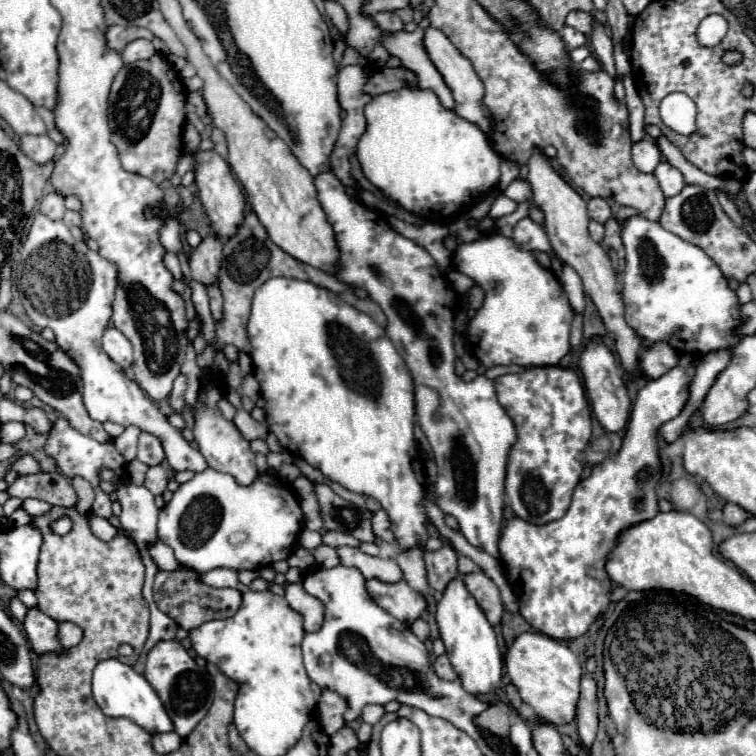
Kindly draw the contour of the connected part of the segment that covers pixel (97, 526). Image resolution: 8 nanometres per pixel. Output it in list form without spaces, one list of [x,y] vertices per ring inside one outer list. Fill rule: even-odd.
[[[89,514],[89,524],[91,524],[91,532],[103,542],[109,542],[109,540],[113,540],[117,536],[117,528],[113,528],[105,518],[95,520],[95,516]]]

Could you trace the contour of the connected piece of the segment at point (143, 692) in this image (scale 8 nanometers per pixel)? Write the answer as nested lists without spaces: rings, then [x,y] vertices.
[[[117,658],[101,660],[95,666],[95,670],[93,670],[93,698],[105,716],[129,718],[135,724],[139,724],[141,728],[145,728],[149,734],[173,730],[171,720],[167,718],[167,712],[163,708],[163,702],[151,688],[151,684],[145,680],[145,676],[137,674],[131,666],[119,662]]]

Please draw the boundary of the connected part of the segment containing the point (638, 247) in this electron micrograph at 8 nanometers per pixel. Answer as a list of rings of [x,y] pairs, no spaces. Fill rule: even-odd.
[[[633,216],[623,224],[621,238],[625,244],[625,272],[623,272],[623,300],[625,300],[625,318],[627,324],[645,340],[645,344],[665,340],[679,354],[701,356],[707,350],[717,350],[723,346],[735,346],[739,336],[735,330],[739,326],[739,302],[737,294],[729,288],[721,270],[689,242],[683,242],[679,236],[667,232],[659,222],[651,222],[643,216]]]

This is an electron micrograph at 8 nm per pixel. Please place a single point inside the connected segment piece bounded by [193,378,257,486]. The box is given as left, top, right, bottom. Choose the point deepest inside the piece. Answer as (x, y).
(225, 449)

